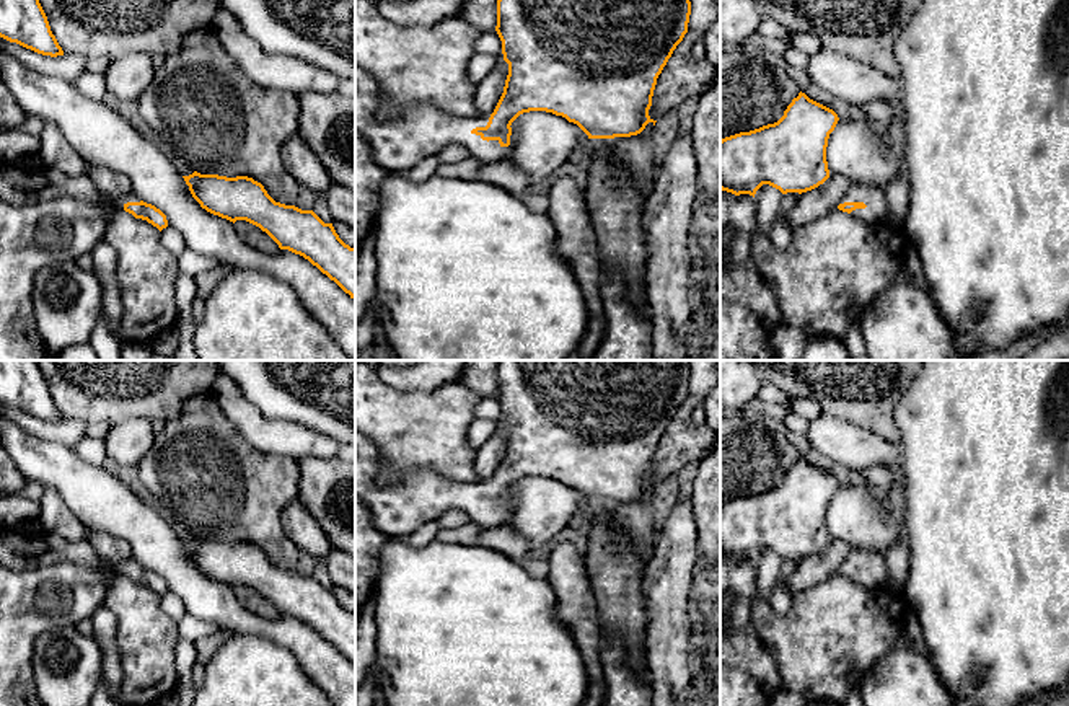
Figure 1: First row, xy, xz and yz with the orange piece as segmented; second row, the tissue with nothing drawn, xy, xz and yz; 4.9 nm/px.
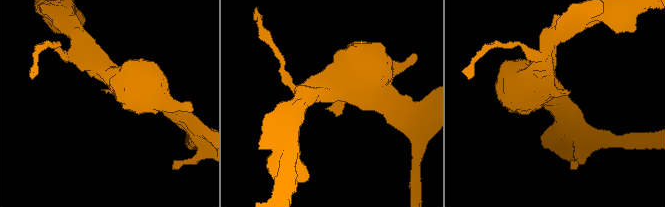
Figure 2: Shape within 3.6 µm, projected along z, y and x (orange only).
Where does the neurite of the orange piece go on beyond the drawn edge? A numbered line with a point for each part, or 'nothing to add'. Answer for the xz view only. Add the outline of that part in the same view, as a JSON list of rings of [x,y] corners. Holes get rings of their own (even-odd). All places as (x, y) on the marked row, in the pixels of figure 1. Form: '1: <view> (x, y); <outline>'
1: xz (398, 144); [[[355,65],[355,132],[367,139],[373,160],[389,173],[406,173],[447,145],[464,147],[479,163],[499,161],[508,153],[508,147],[502,147],[499,140],[487,142],[471,132],[486,127],[491,114],[463,119],[417,103],[399,116],[381,121],[376,117],[378,106],[376,80]]]

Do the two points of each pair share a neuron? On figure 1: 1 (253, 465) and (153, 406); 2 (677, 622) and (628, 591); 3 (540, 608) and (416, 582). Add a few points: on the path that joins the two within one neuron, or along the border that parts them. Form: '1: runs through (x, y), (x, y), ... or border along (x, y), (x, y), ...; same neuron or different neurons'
1: border along (201, 393), (194, 393), (181, 411), (165, 423); different neurons
2: border along (647, 563), (642, 573), (647, 617), (644, 639); different neurons
3: runs through (509, 608), (447, 608); same neuron

